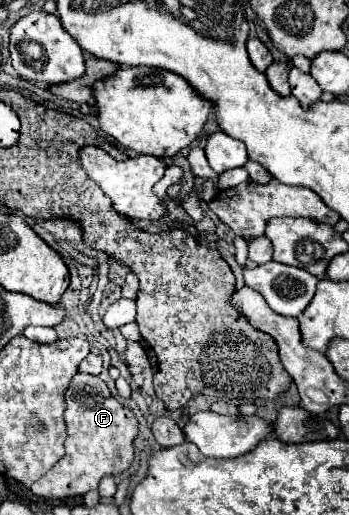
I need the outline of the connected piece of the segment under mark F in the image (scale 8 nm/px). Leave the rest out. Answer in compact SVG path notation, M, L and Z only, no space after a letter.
M76 373L66 391L66 411L64 419L68 425L66 437L66 455L54 469L50 469L40 481L30 489L36 497L44 499L66 499L86 495L92 489L98 489L98 483L106 475L124 473L134 461L134 439L138 437L138 419L132 409L122 405L112 397L106 383L96 375Z

